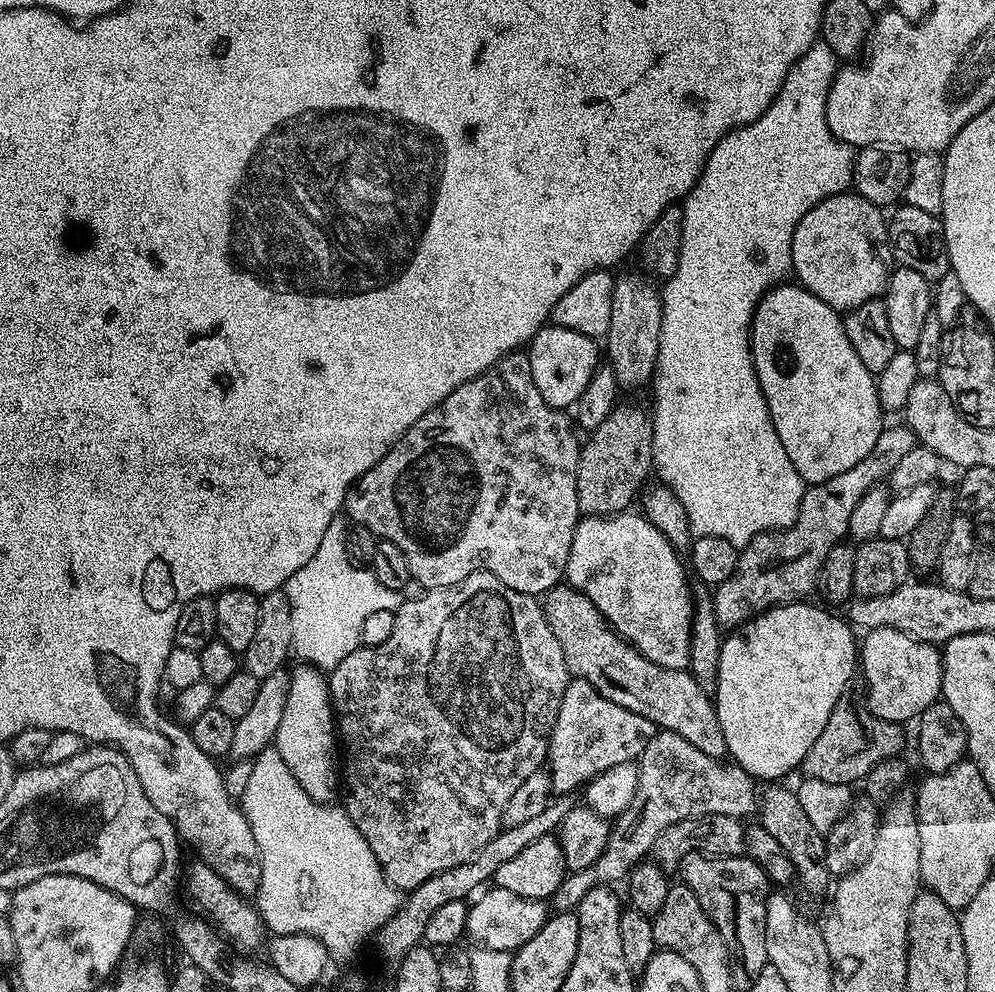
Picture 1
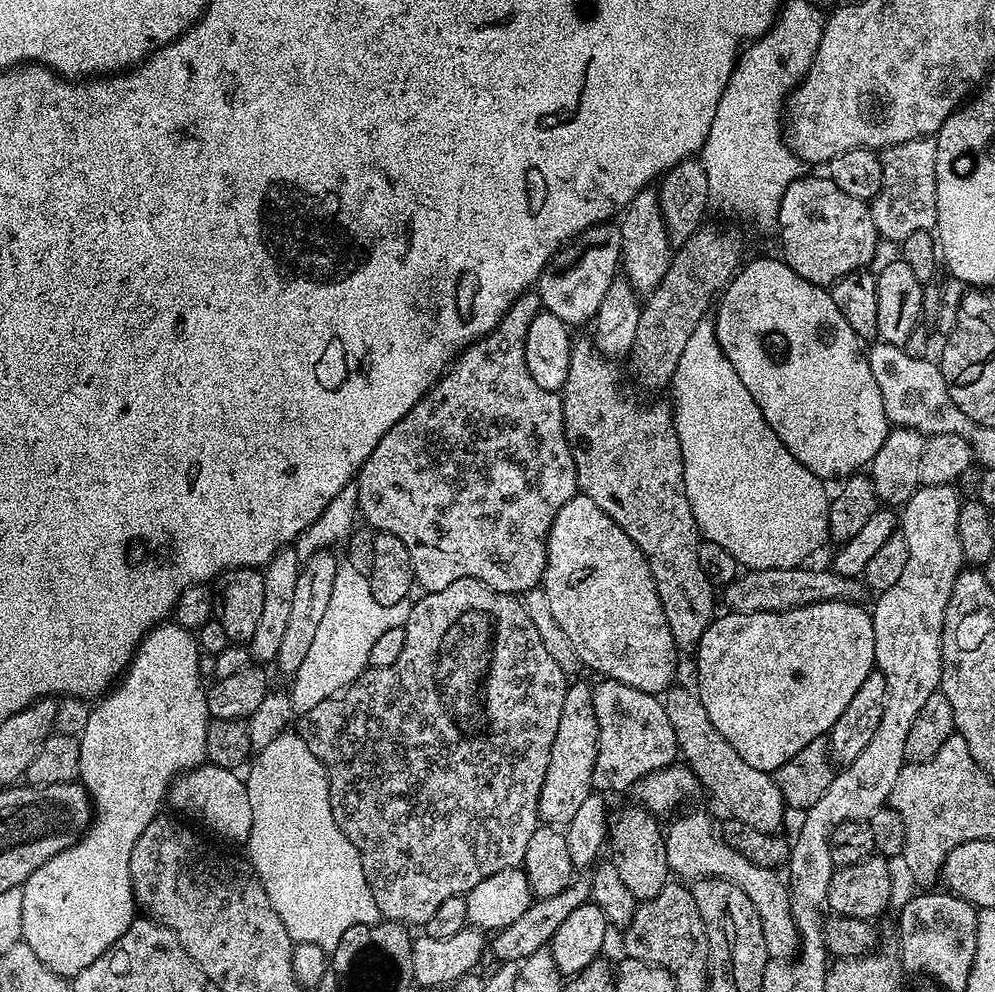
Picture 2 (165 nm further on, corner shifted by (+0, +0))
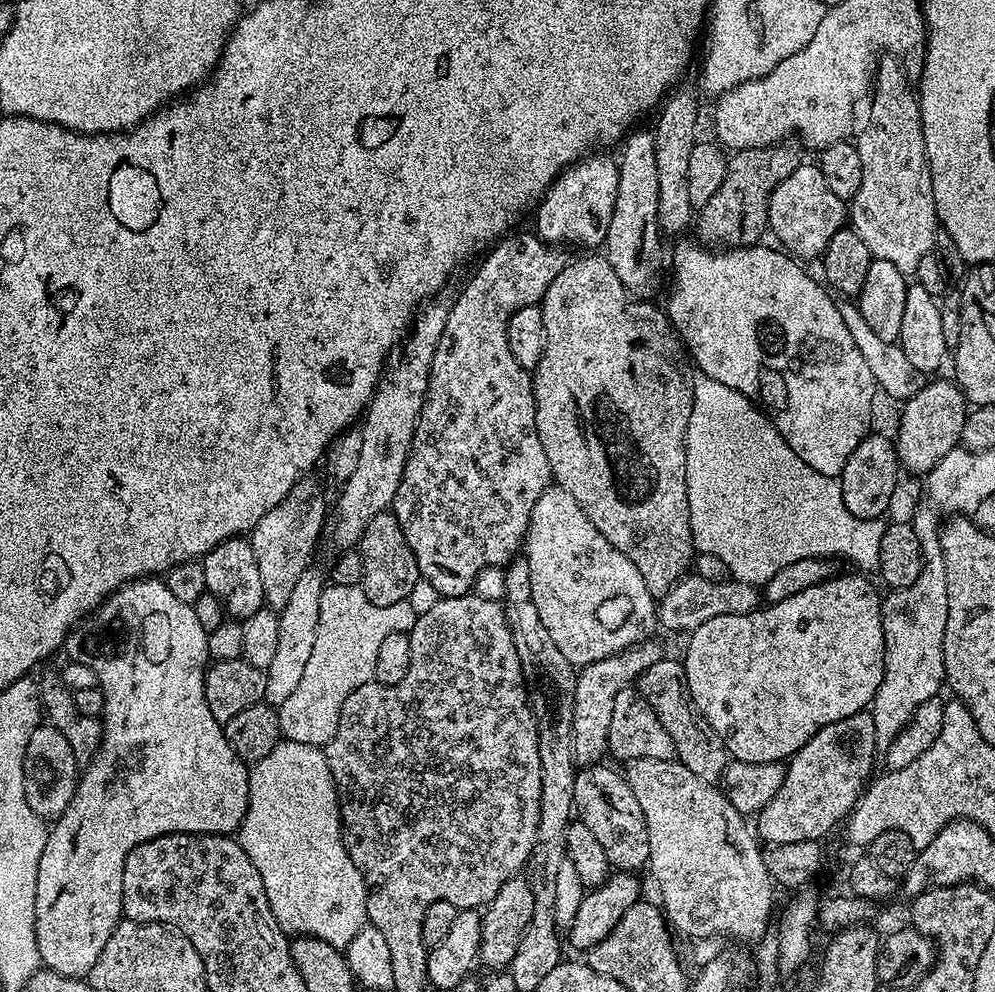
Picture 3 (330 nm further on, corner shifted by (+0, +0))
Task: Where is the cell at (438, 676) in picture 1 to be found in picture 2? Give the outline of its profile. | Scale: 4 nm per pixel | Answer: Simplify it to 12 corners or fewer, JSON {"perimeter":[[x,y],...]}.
{"perimeter":[[515,595],[415,601],[299,713],[381,917],[523,865],[570,680]]}

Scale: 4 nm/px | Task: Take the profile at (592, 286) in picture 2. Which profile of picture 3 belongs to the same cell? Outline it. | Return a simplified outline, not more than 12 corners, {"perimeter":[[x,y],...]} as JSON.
{"perimeter":[[617,157],[569,164],[535,205],[553,246],[603,245],[618,198]]}

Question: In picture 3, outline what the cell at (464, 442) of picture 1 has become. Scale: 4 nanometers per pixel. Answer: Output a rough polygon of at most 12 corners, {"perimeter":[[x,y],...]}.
{"perimeter":[[503,237],[451,301],[390,511],[469,595],[553,483],[508,323],[570,262]]}

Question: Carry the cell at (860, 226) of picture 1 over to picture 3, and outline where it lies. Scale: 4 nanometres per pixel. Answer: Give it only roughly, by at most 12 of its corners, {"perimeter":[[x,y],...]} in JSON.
{"perimeter":[[815,163],[770,194],[775,243],[801,261],[823,257],[845,224]]}

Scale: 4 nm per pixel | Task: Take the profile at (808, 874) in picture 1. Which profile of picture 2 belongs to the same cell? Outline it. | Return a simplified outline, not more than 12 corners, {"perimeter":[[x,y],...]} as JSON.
{"perimeter":[[699,695],[662,696],[683,763],[731,819],[779,833],[769,773],[718,734]]}

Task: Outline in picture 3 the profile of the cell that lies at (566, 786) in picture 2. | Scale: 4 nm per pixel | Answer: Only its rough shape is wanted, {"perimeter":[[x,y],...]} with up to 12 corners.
{"perimeter":[[656,638],[577,671],[576,763],[608,752],[614,698],[666,659]]}

